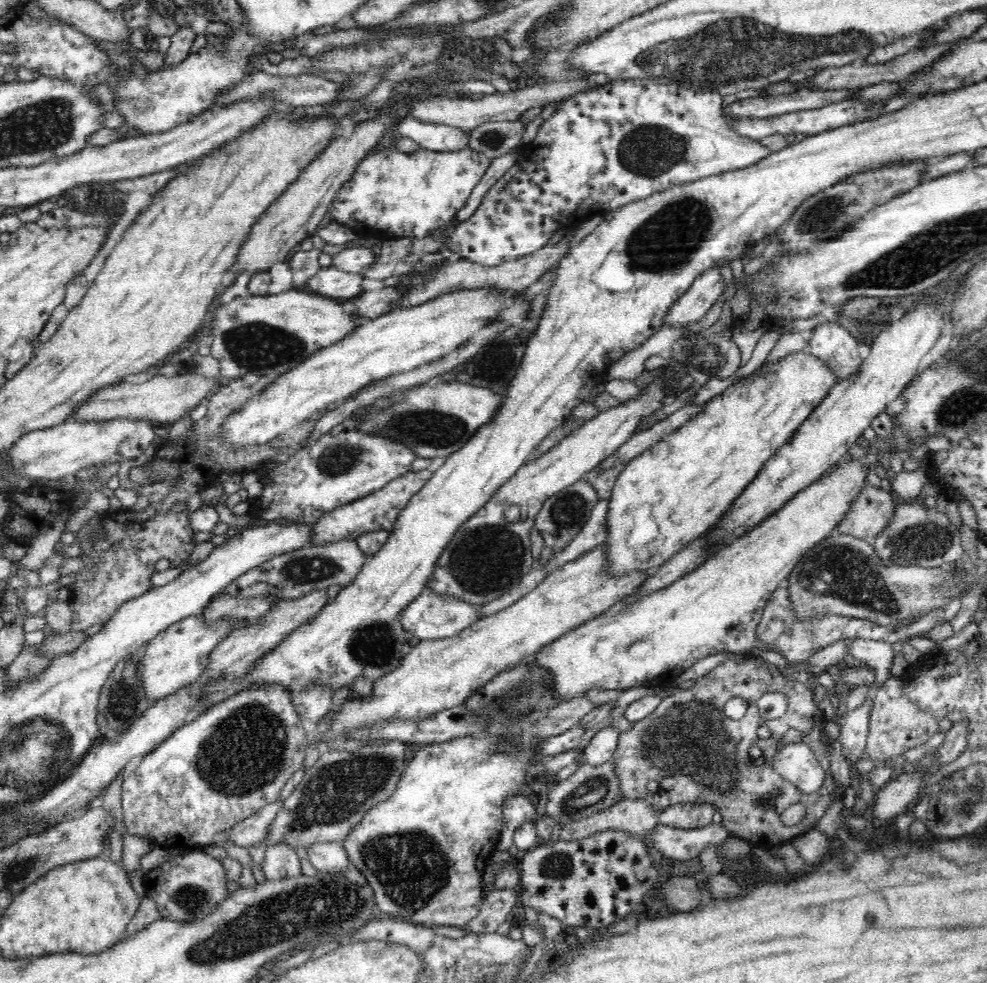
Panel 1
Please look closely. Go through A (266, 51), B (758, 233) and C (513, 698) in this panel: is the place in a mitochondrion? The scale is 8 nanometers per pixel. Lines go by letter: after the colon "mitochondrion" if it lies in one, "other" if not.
A: other
B: other
C: mitochondrion

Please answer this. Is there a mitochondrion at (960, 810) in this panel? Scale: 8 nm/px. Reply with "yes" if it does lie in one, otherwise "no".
yes

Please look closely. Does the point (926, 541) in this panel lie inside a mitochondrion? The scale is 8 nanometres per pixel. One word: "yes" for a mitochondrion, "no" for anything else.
yes

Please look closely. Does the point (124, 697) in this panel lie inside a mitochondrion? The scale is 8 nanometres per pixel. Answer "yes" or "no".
yes

